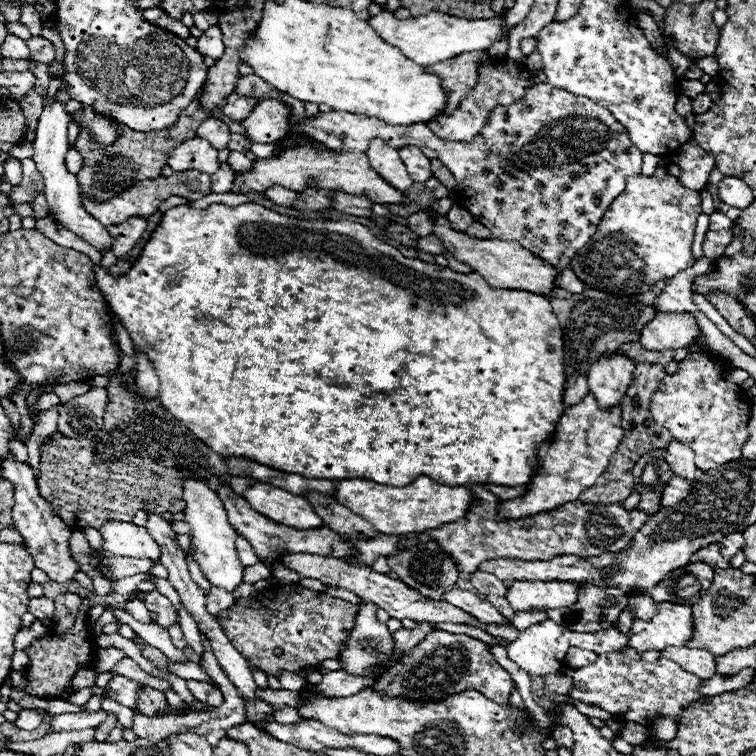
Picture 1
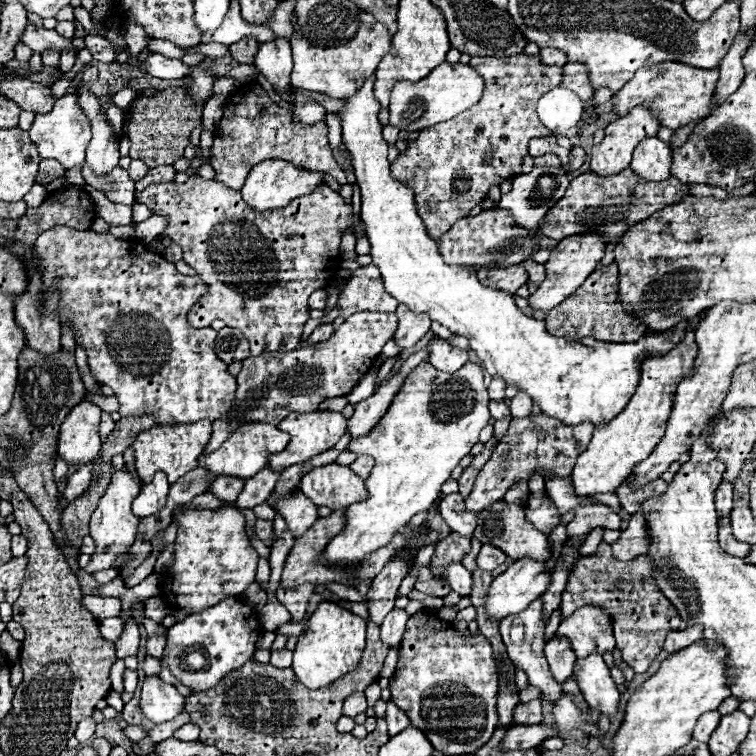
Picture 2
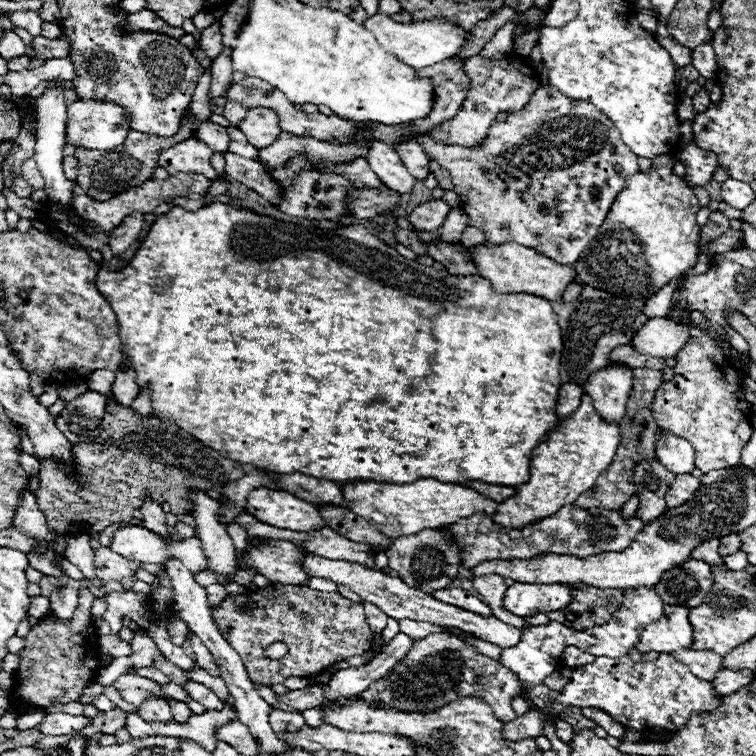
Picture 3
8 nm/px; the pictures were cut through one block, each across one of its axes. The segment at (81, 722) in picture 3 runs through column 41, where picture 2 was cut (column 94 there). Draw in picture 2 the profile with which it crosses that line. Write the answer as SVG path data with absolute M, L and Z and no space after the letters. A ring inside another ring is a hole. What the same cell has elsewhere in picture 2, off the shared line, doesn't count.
M84 718L80 724L78 724L78 728L76 728L76 738L78 738L78 742L88 742L92 736L94 736L94 730L96 730L96 724L94 724L94 720L92 718Z

